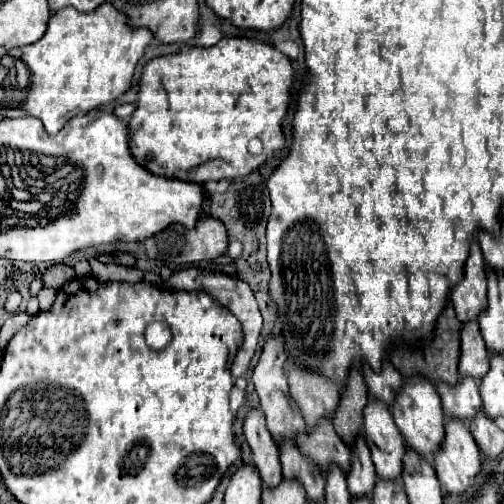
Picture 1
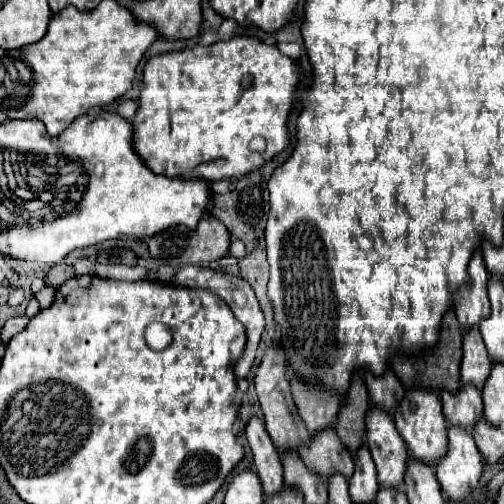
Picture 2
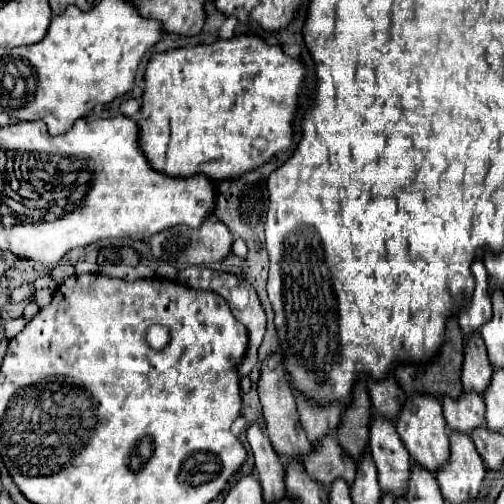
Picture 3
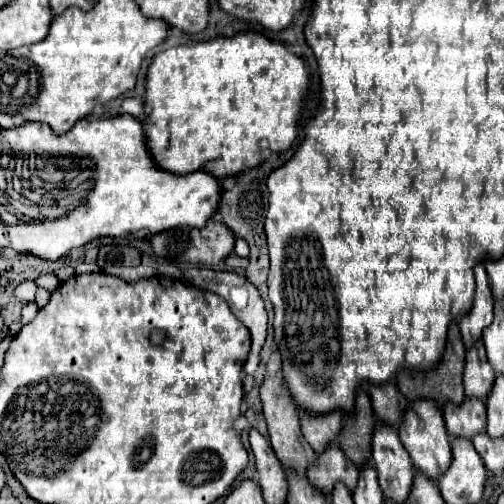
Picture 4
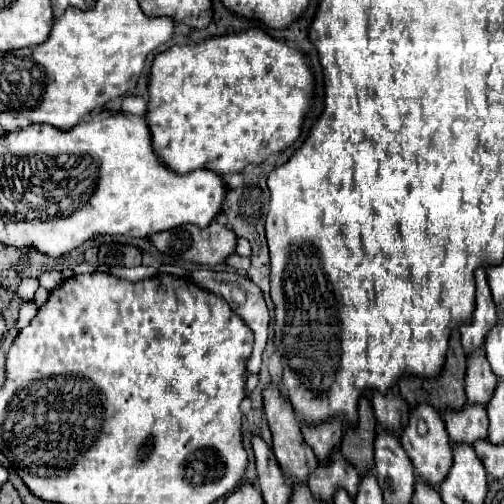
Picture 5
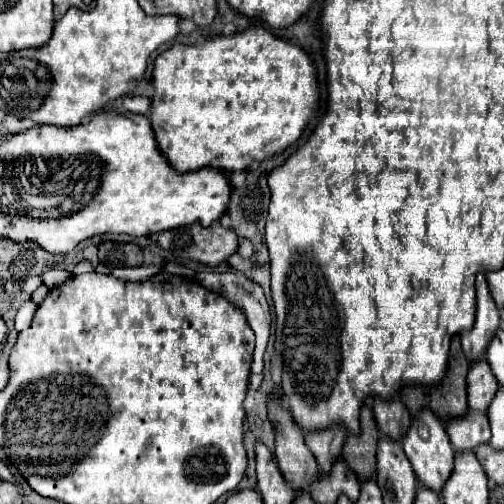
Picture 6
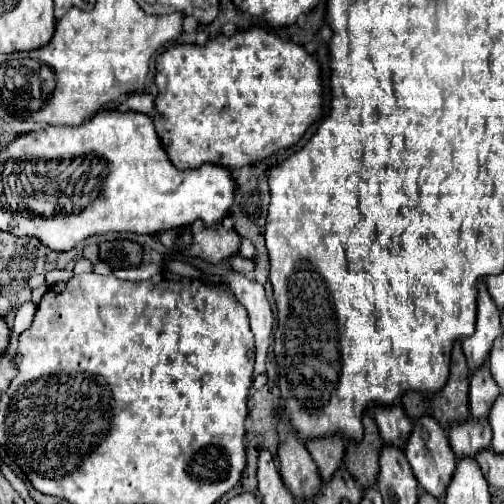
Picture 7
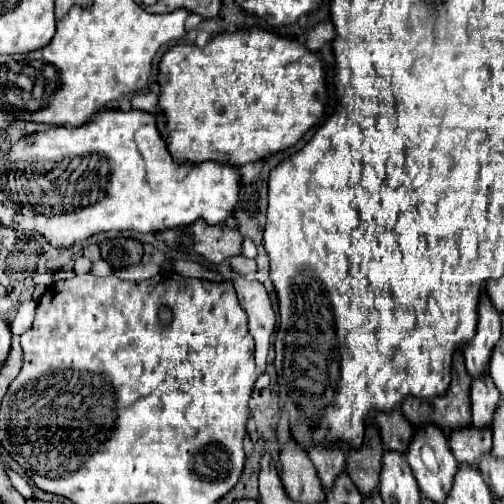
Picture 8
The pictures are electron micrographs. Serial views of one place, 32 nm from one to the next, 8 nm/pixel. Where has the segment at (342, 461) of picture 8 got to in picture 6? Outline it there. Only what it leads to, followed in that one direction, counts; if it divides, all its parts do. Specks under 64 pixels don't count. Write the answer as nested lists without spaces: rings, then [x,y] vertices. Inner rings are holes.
[[[330,428],[328,432],[306,434],[306,446],[314,454],[320,466],[320,472],[328,474],[332,470],[332,464],[340,460],[344,438],[346,438],[346,432],[342,428]]]

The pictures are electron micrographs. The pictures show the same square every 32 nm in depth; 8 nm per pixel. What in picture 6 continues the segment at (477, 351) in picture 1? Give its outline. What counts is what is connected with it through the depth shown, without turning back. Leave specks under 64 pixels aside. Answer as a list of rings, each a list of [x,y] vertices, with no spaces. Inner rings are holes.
[[[480,358],[470,366],[468,372],[468,406],[474,412],[488,412],[492,398],[496,396],[498,384],[492,376],[486,358]]]

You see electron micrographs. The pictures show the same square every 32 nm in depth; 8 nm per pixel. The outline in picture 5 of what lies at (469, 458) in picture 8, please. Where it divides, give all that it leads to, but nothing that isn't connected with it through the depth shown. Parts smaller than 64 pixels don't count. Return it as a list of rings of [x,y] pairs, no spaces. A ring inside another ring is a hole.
[[[468,404],[468,408],[464,408],[464,412],[454,412],[452,416],[444,416],[446,422],[446,430],[450,434],[452,444],[468,444],[474,446],[478,440],[488,440],[488,416],[484,408],[472,408]]]

